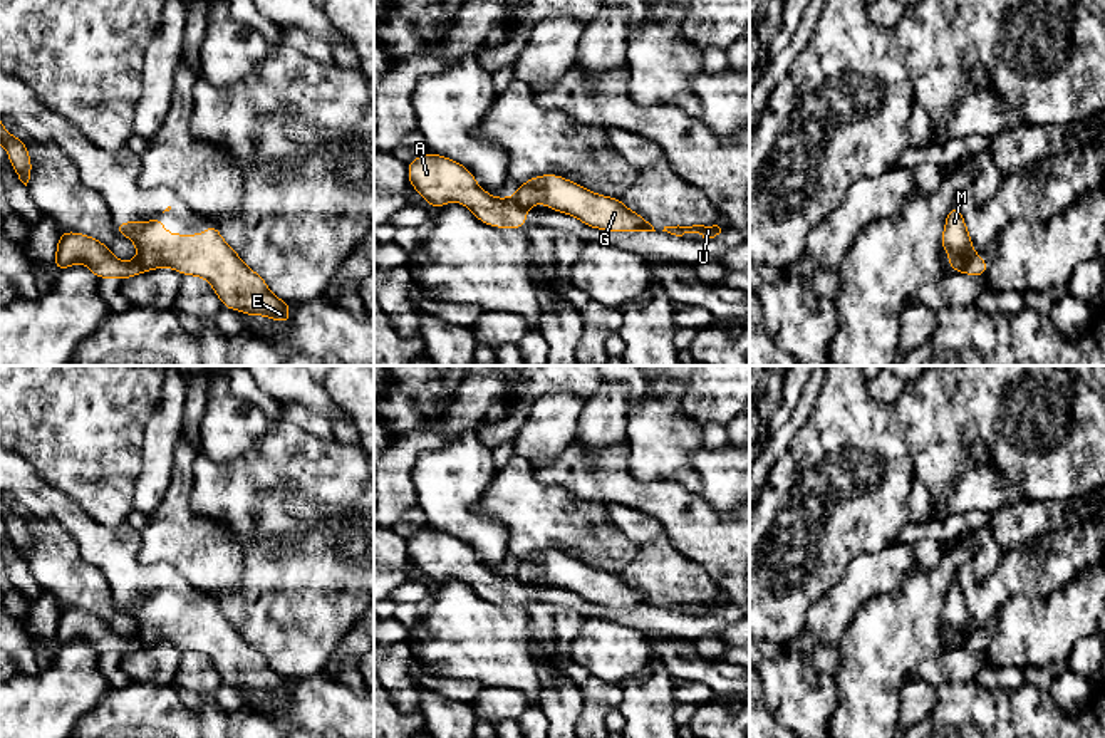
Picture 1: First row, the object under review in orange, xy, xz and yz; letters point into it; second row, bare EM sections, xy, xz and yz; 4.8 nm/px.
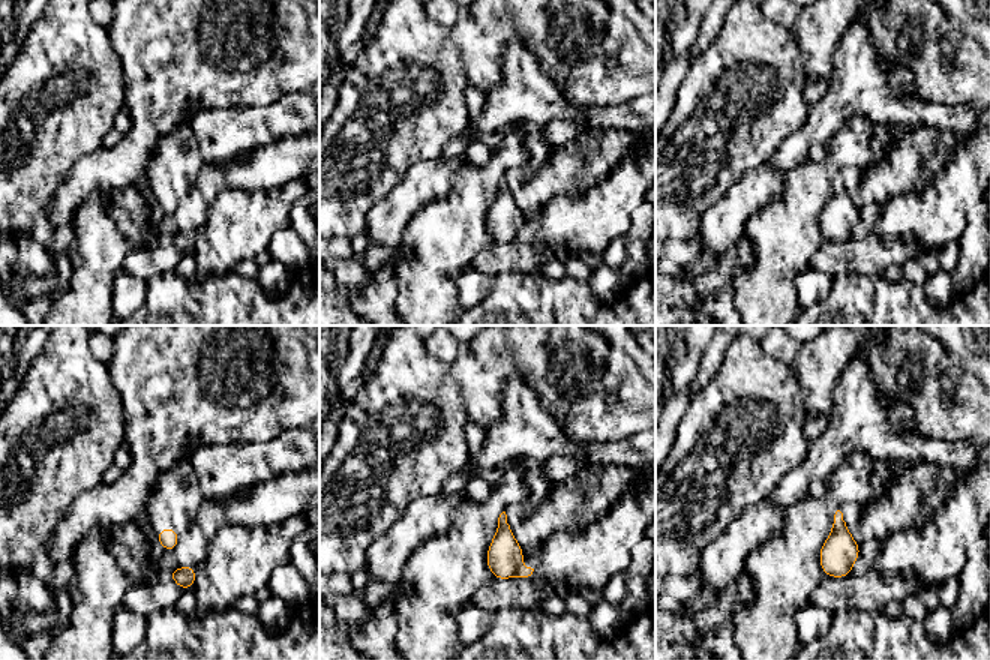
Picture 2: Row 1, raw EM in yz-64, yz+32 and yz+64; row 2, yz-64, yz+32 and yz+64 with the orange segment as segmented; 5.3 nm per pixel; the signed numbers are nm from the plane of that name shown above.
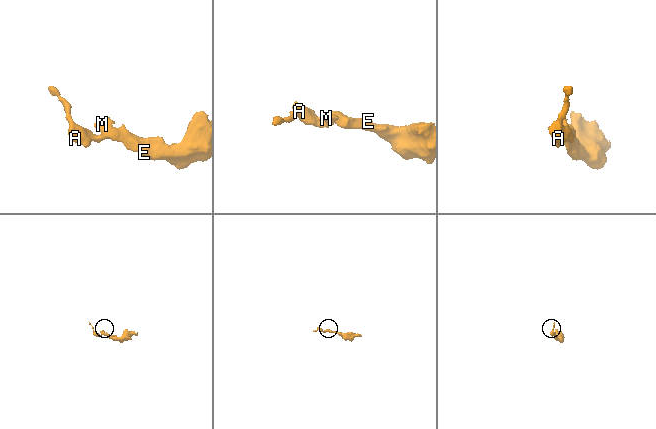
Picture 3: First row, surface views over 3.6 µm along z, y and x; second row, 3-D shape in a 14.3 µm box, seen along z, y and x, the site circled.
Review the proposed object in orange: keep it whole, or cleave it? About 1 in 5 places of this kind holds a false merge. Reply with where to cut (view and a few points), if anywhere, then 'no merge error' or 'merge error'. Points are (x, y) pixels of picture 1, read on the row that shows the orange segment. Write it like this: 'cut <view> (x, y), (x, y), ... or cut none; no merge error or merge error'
cut yz (975, 255), (963, 270); merge error

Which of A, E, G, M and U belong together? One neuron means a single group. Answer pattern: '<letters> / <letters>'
A / E G M U

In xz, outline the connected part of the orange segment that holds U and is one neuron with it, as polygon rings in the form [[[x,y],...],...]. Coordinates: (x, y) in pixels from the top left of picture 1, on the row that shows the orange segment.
[[[693,225],[693,226],[664,226],[662,231],[667,231],[676,236],[682,236],[684,233],[699,233],[704,240],[714,238],[721,233],[721,228],[718,225],[704,226],[704,225]]]

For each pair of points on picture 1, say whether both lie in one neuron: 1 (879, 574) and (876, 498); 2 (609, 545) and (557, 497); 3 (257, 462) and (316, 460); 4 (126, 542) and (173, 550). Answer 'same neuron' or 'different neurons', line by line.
1: different neurons
2: same neuron
3: same neuron
4: different neurons

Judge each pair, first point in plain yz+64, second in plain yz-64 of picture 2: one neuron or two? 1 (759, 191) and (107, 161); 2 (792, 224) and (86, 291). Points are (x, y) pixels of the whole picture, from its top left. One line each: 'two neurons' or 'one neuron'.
1: one neuron
2: one neuron

